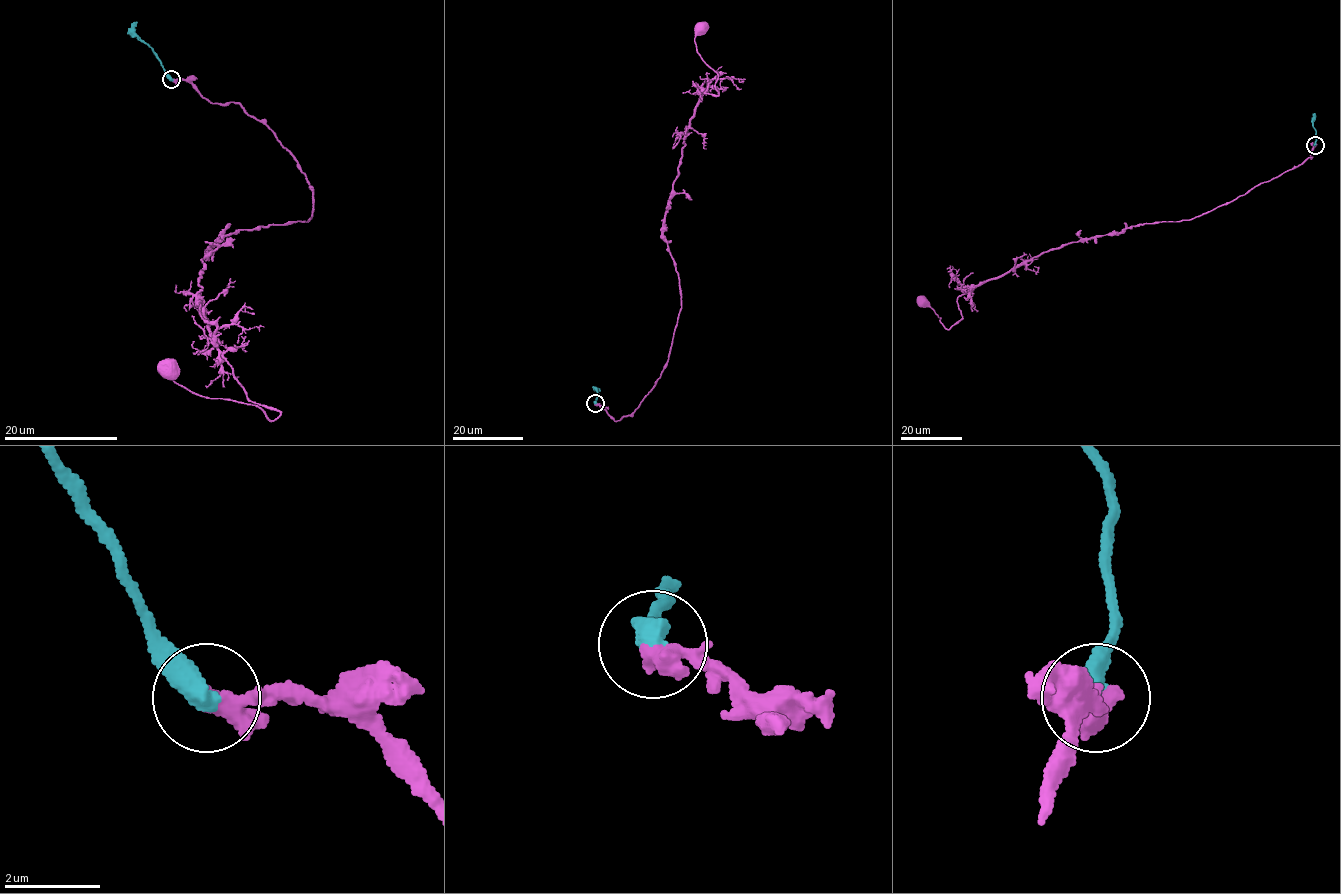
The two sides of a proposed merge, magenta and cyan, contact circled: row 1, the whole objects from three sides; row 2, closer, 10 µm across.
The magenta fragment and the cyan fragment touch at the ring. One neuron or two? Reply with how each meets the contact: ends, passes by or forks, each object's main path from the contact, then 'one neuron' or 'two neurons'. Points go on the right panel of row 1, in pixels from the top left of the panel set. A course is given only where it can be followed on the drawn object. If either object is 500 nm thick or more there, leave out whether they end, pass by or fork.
magenta via (1315, 144), (1312, 157), (1205, 213), (1071, 242), (982, 282), (958, 297), (962, 317), (949, 329), (922, 301) | cyan via (1315, 144), (1313, 113) | one neuron

